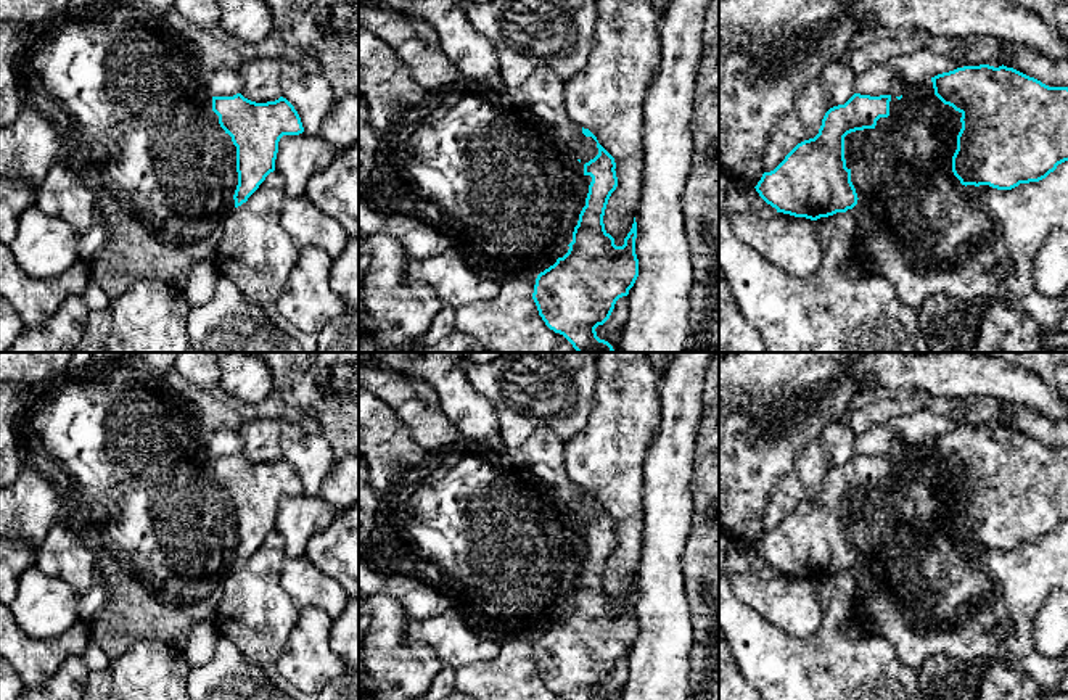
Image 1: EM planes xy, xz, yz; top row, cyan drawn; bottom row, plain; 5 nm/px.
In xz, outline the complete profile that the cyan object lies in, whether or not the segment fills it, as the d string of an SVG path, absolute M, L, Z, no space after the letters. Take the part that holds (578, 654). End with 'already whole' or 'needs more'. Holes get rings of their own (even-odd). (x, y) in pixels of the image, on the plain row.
M582 488L585 497L597 502L598 515L584 525L584 536L590 536L585 566L579 574L573 592L573 602L563 618L540 632L536 639L532 660L545 686L566 700L600 700L595 689L603 686L619 658L627 657L639 637L639 620L635 615L637 583L622 607L605 591L603 576L611 554L618 547L614 518L598 504L597 497Z; already whole

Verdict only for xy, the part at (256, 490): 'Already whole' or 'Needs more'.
Already whole

